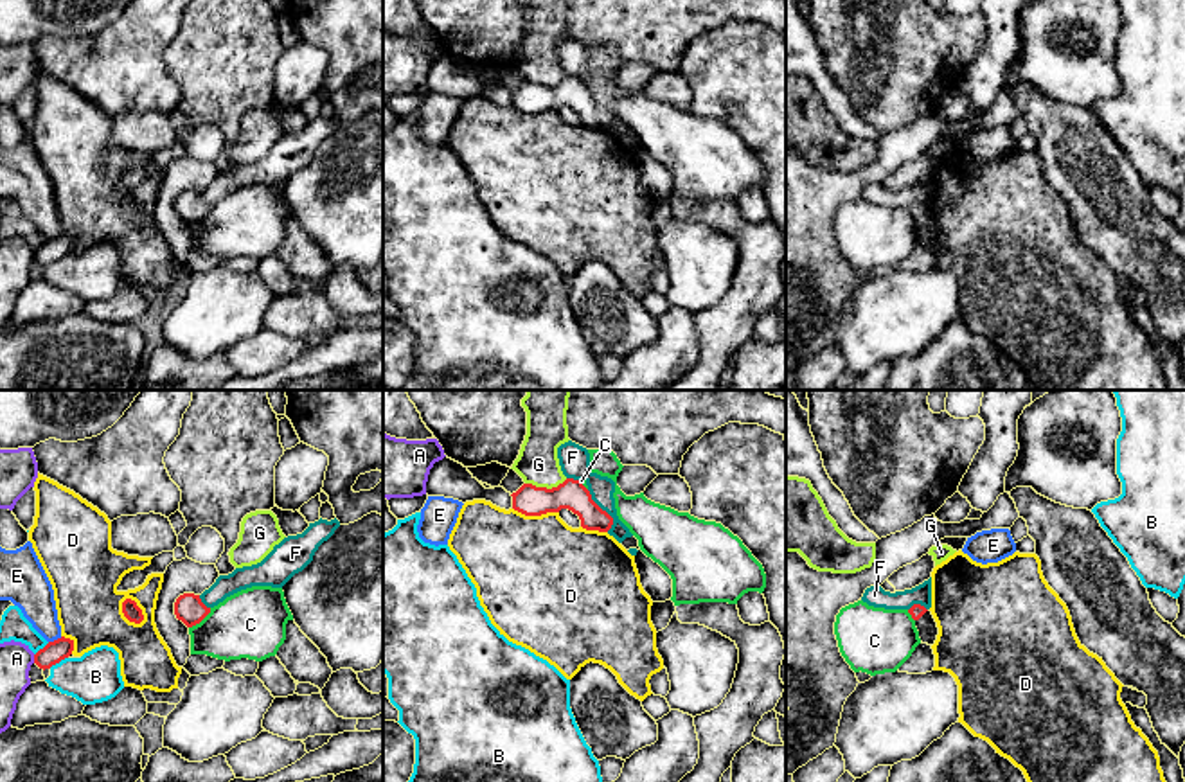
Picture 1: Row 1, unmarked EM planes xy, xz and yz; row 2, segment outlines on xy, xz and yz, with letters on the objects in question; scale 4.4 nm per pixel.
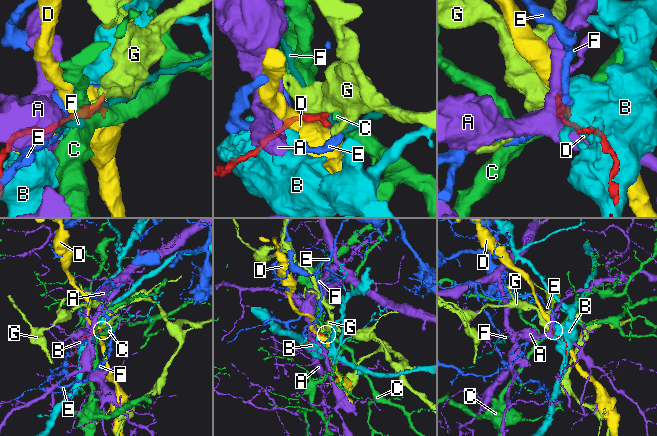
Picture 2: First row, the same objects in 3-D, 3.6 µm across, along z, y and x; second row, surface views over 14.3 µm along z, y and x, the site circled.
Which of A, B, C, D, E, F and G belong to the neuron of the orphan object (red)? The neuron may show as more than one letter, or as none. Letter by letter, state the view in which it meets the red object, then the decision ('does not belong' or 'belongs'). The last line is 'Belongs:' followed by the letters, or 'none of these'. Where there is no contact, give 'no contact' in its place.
A: meets red in xy; does not belong
B: meets red in xy; does not belong
C: meets red in xy; does not belong
D: meets red in xy; does not belong
E: meets red in xy; does not belong
F: meets red in xz; does not belong
G: meets red in xz; does not belong
Belongs: none of these

